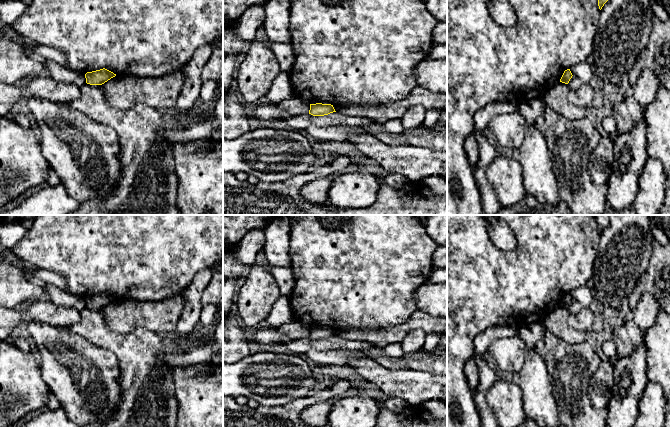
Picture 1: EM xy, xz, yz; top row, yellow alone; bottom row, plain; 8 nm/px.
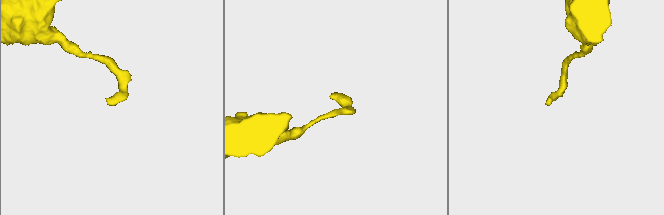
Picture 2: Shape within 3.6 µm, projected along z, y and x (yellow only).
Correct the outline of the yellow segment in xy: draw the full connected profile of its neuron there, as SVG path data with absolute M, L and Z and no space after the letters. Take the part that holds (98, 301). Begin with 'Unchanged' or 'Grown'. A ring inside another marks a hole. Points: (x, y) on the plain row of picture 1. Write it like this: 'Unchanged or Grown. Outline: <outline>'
Unchanged. Outline: M105 292L92 296L87 296L85 298L86 307L90 309L102 309L115 300L116 298Z

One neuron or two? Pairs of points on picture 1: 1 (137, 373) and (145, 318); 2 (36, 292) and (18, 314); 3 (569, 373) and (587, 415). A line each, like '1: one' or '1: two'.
1: two
2: two
3: one

